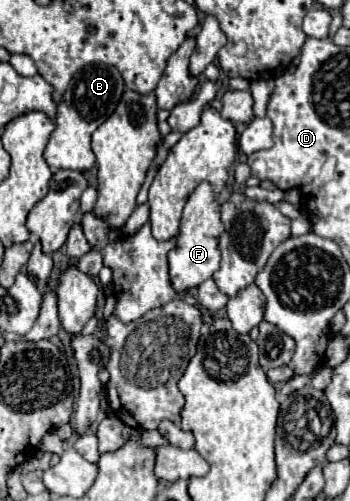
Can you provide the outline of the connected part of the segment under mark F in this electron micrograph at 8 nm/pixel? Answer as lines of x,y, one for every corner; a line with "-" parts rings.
203,181
187,199
181,217
181,229
177,235
177,245
169,251
169,273
171,283
177,291
197,287
219,269
221,263
219,237
221,237
221,201
217,199
213,187
207,181

